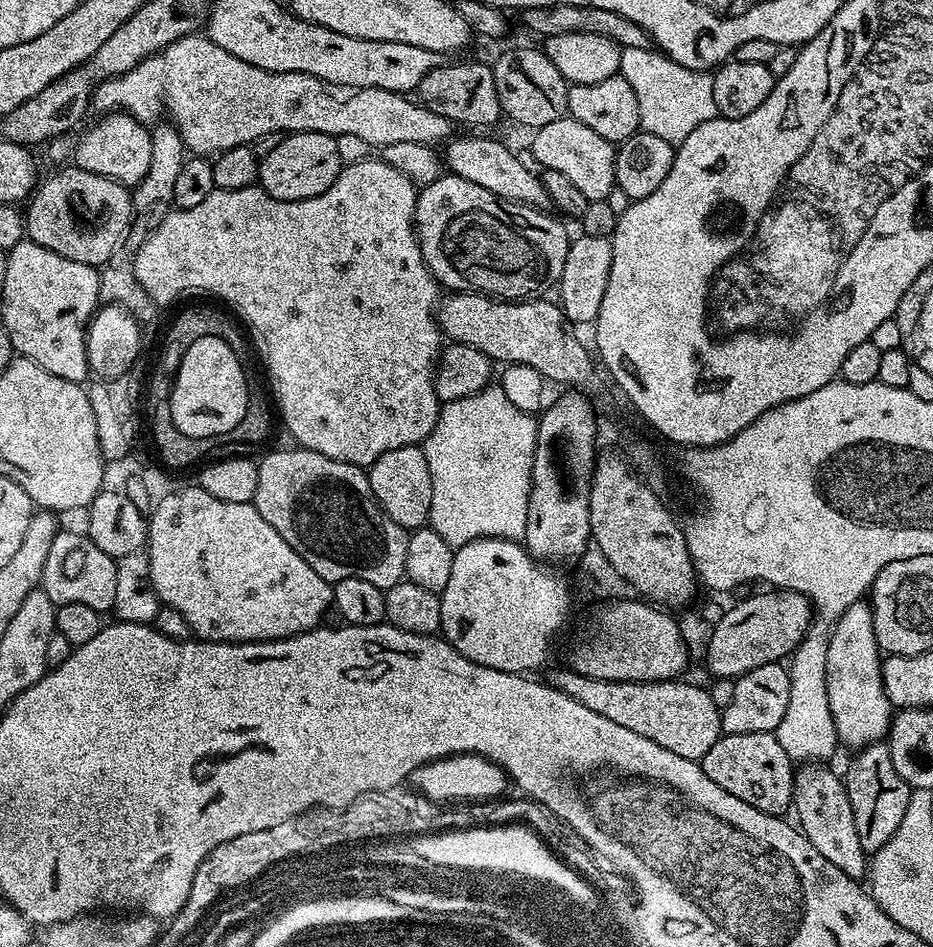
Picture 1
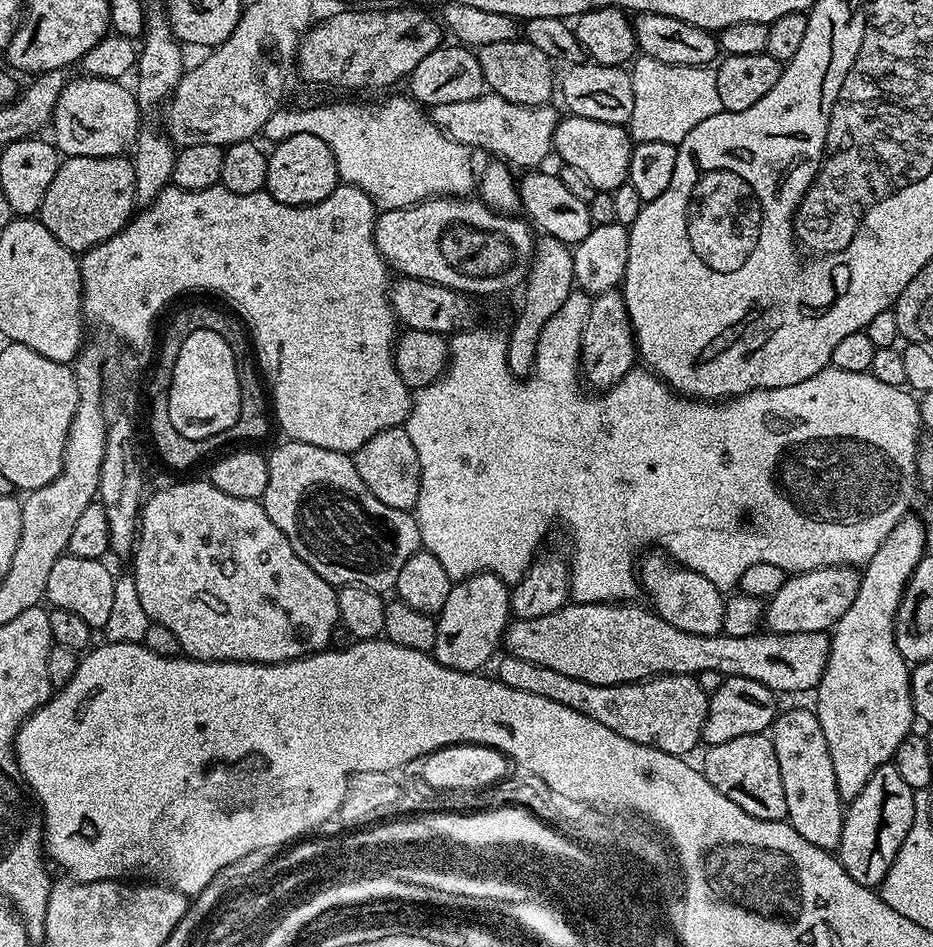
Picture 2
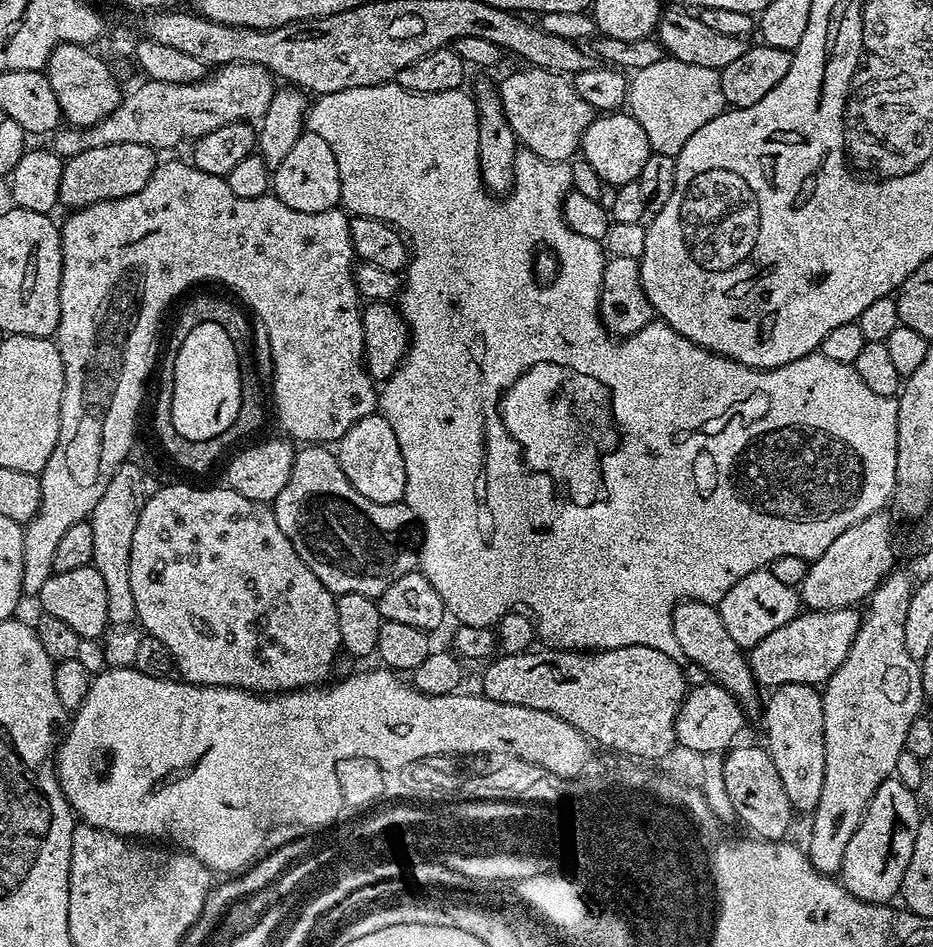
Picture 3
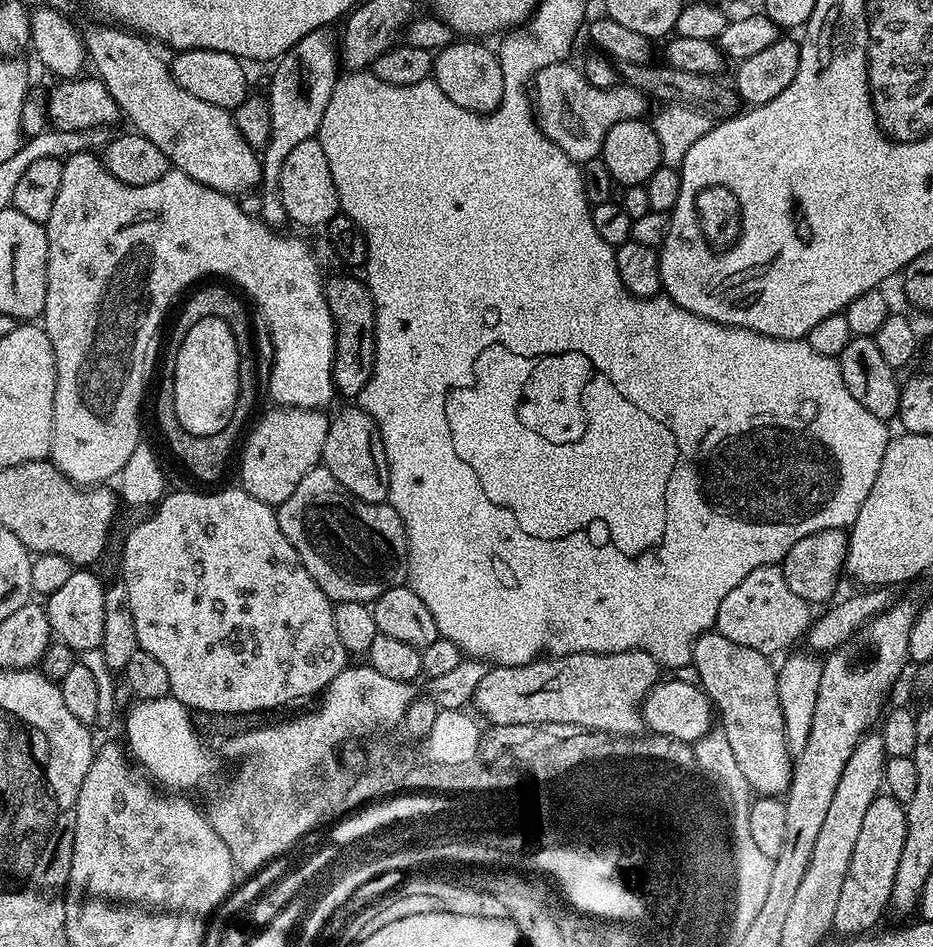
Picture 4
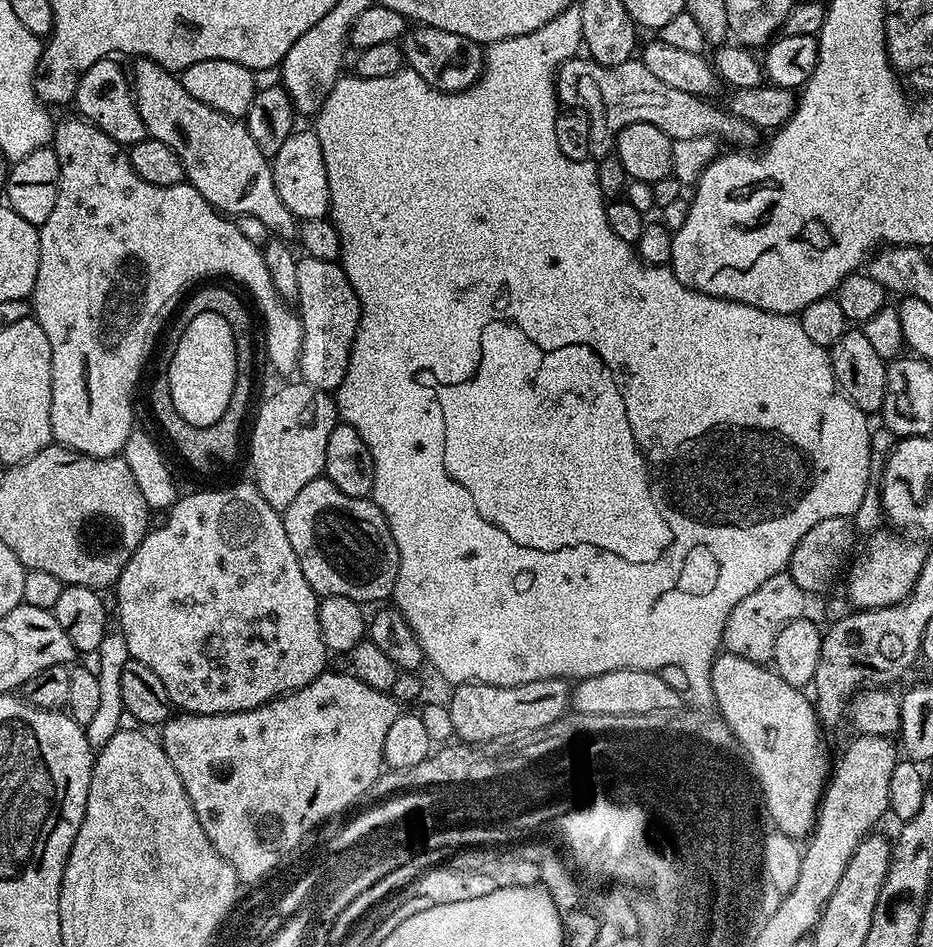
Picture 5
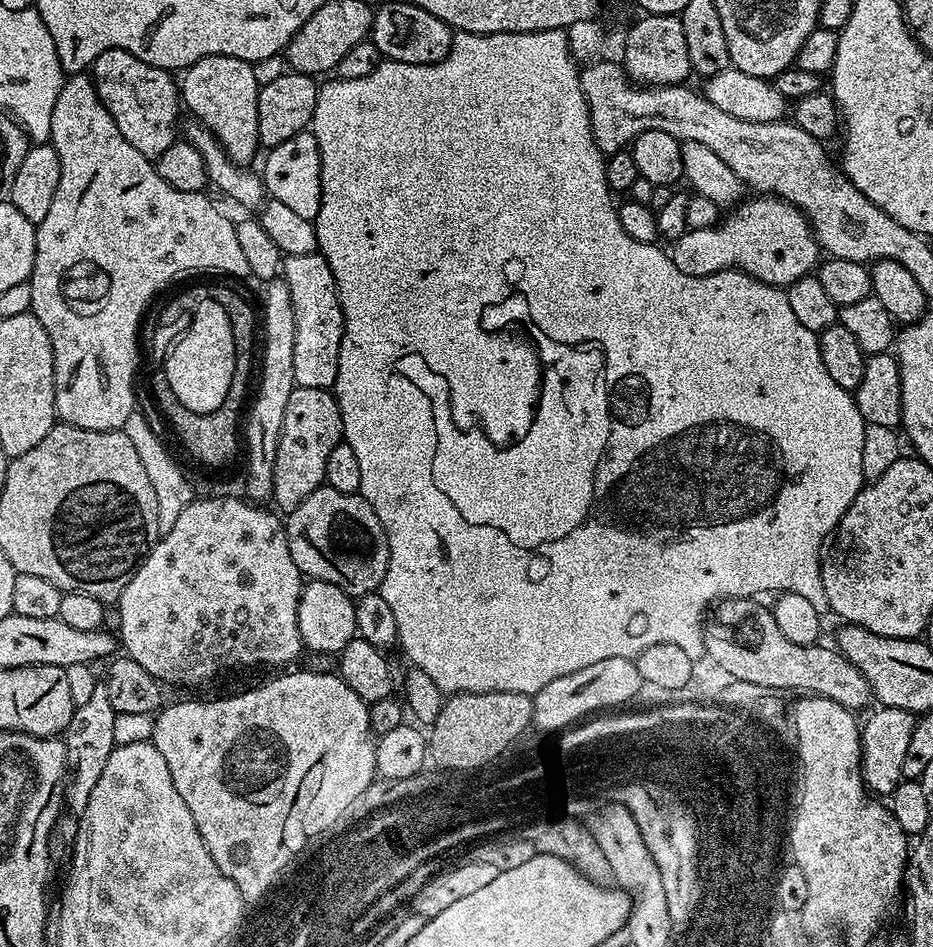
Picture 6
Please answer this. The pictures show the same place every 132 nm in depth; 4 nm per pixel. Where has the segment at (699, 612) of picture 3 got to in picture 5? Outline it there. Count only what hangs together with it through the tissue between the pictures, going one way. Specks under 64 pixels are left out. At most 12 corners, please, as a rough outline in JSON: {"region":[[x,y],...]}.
{"region":[[717,655],[710,689],[779,831],[807,837],[830,776],[813,701]]}

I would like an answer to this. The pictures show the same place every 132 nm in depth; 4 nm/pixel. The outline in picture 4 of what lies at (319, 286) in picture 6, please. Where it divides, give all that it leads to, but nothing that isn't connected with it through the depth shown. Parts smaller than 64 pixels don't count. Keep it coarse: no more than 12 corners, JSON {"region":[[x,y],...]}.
{"region":[[327,277],[336,327],[332,381],[359,397],[376,361],[376,307],[367,283]]}

